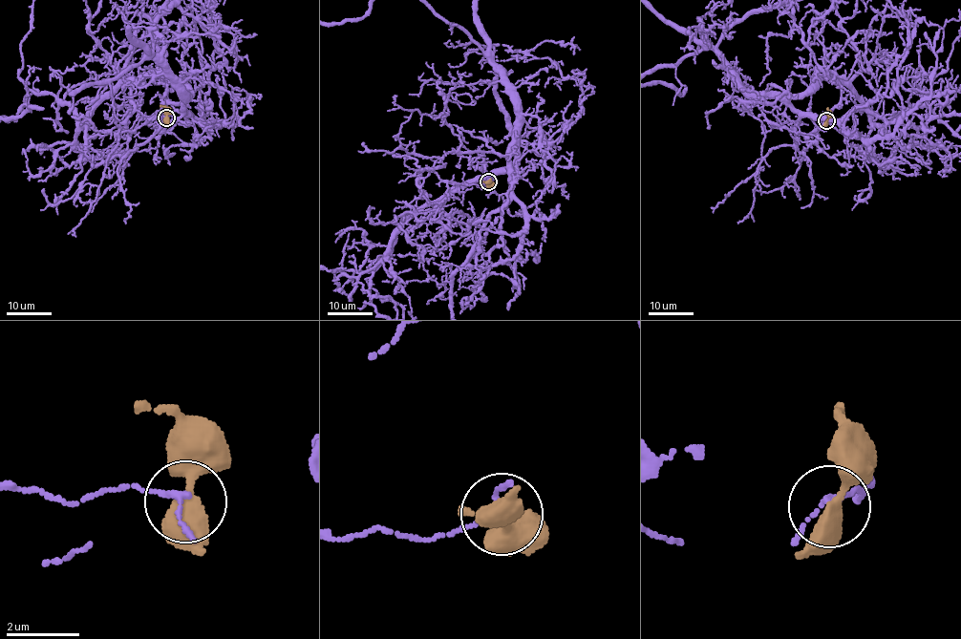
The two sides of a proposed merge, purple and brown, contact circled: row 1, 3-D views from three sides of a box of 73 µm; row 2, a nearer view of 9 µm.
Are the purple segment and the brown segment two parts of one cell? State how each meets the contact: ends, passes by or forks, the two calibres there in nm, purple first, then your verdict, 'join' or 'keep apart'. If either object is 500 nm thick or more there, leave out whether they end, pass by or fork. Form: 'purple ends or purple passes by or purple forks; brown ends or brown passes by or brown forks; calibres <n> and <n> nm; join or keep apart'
purple passes by; brown passes by; calibres 120 and 480 nm; keep apart

